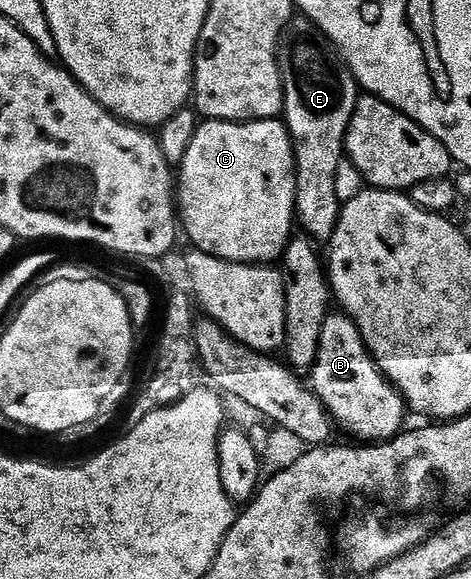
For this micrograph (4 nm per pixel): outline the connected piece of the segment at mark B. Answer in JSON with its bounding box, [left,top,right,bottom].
[310,313,408,443]

